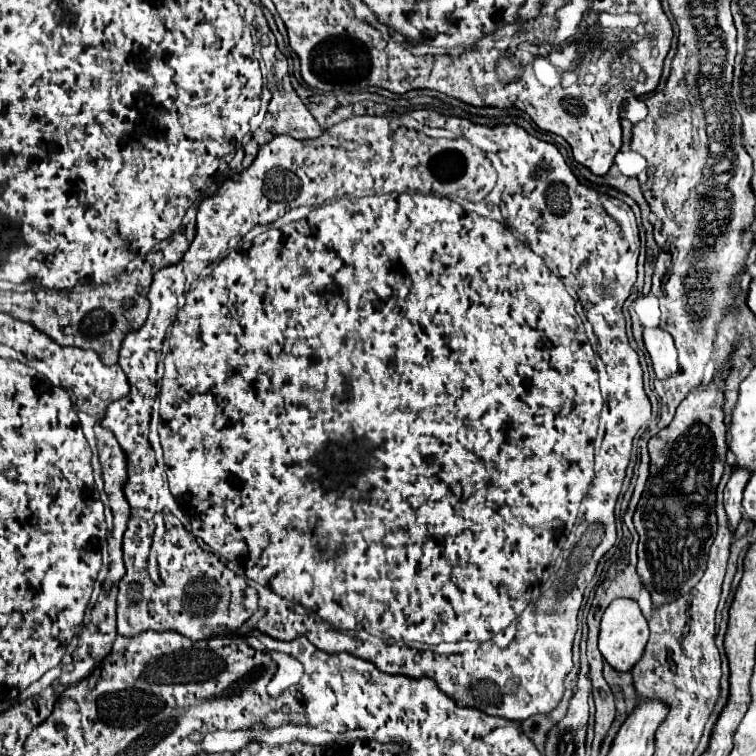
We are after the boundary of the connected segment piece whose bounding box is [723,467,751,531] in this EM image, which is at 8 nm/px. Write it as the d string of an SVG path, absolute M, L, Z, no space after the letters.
M733 467L731 477L729 477L727 485L725 485L723 503L725 503L725 513L729 517L731 531L737 529L737 523L739 523L739 519L743 515L743 511L741 511L741 495L743 495L743 489L745 489L749 477L751 477L751 471L747 471L745 467Z

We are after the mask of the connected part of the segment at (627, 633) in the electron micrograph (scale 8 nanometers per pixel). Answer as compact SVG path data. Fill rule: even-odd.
M615 599L601 617L601 633L599 633L599 651L603 659L617 671L629 671L639 657L643 655L643 649L649 639L649 627L647 619L643 617L637 601L633 599Z

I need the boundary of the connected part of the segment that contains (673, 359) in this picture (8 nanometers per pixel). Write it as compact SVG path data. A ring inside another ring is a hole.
M645 329L643 331L645 349L651 355L653 369L657 379L667 379L677 373L677 351L673 345L673 337L663 329Z

